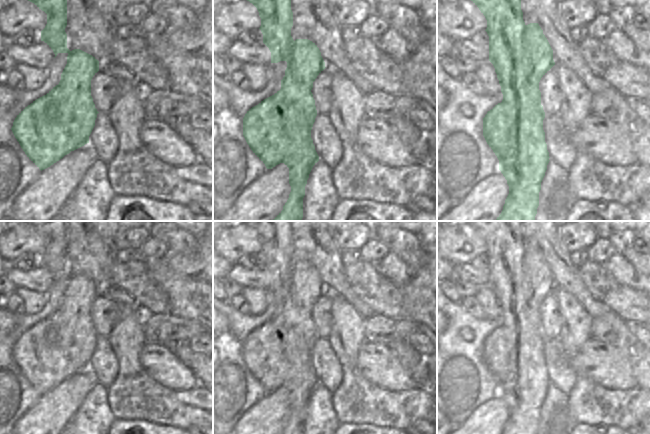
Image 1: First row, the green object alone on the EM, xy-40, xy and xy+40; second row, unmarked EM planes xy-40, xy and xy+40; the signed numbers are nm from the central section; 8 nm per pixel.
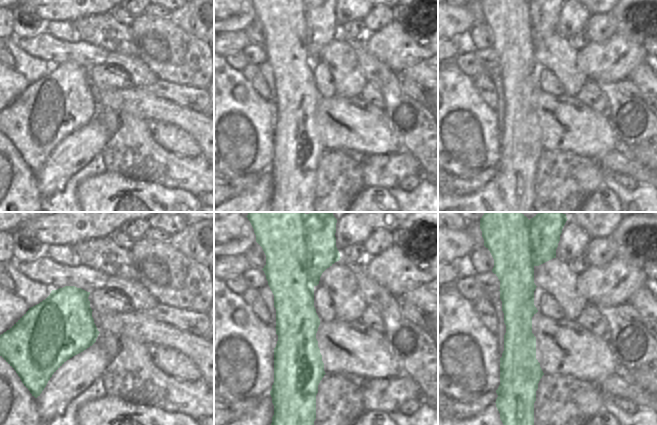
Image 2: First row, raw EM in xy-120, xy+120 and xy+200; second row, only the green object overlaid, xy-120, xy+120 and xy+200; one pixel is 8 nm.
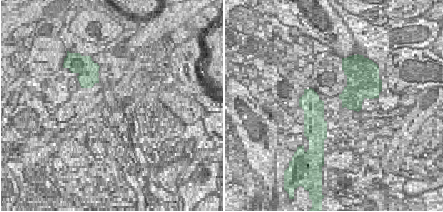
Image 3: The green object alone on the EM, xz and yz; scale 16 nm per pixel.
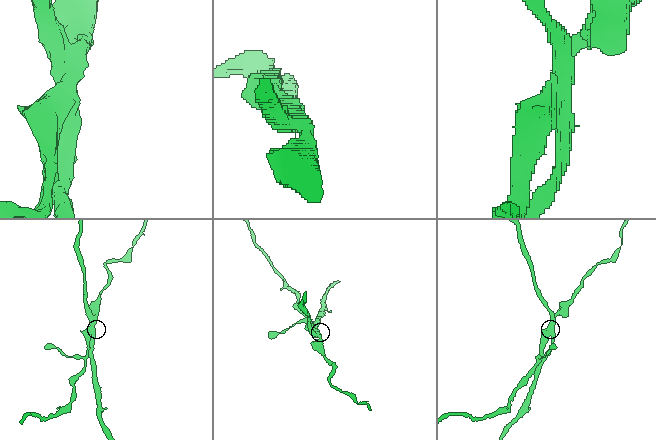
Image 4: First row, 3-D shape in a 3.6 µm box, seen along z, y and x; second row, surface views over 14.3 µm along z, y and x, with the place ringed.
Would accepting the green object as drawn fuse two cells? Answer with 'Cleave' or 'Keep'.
Cleave.

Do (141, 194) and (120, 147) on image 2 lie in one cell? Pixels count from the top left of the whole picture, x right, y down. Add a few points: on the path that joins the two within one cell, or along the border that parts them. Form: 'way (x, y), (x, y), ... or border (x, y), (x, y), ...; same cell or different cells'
border (112, 171), (133, 179), (152, 181), (157, 184); different cells

